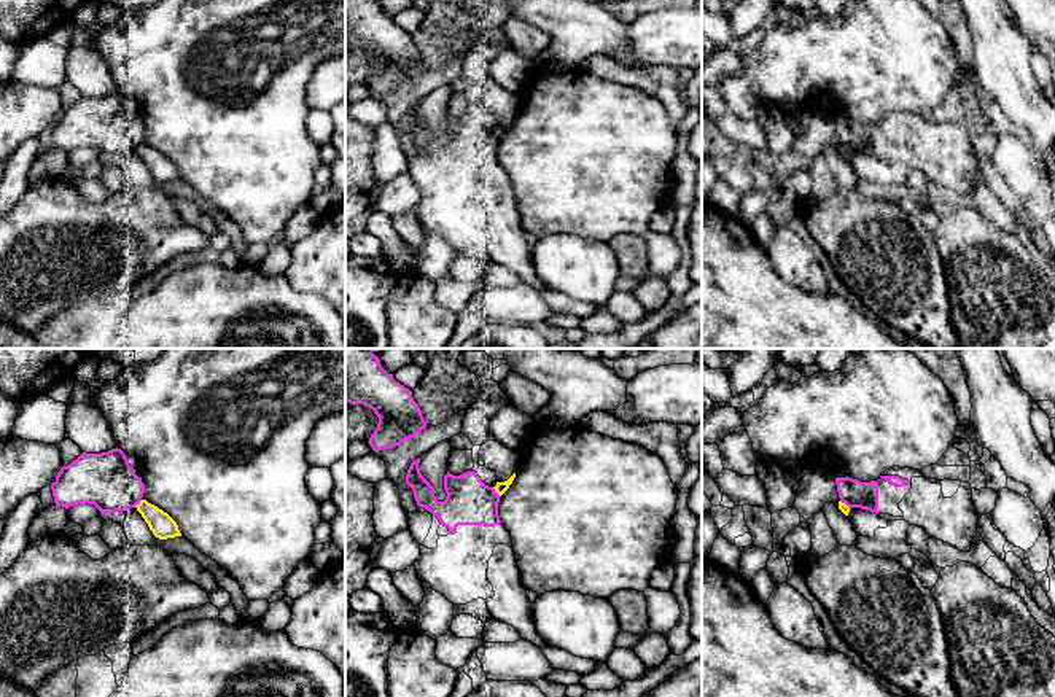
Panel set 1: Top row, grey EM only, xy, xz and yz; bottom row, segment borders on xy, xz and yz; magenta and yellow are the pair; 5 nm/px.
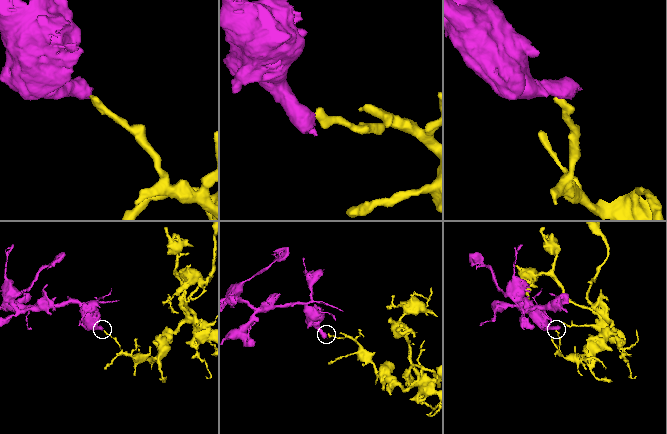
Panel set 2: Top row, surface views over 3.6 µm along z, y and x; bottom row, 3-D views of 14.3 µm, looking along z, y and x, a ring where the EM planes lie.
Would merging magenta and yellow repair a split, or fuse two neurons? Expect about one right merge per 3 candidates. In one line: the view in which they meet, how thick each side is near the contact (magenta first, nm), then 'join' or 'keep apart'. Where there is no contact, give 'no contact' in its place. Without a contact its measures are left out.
contact in xz; calibres 240 and 60 nm; keep apart

